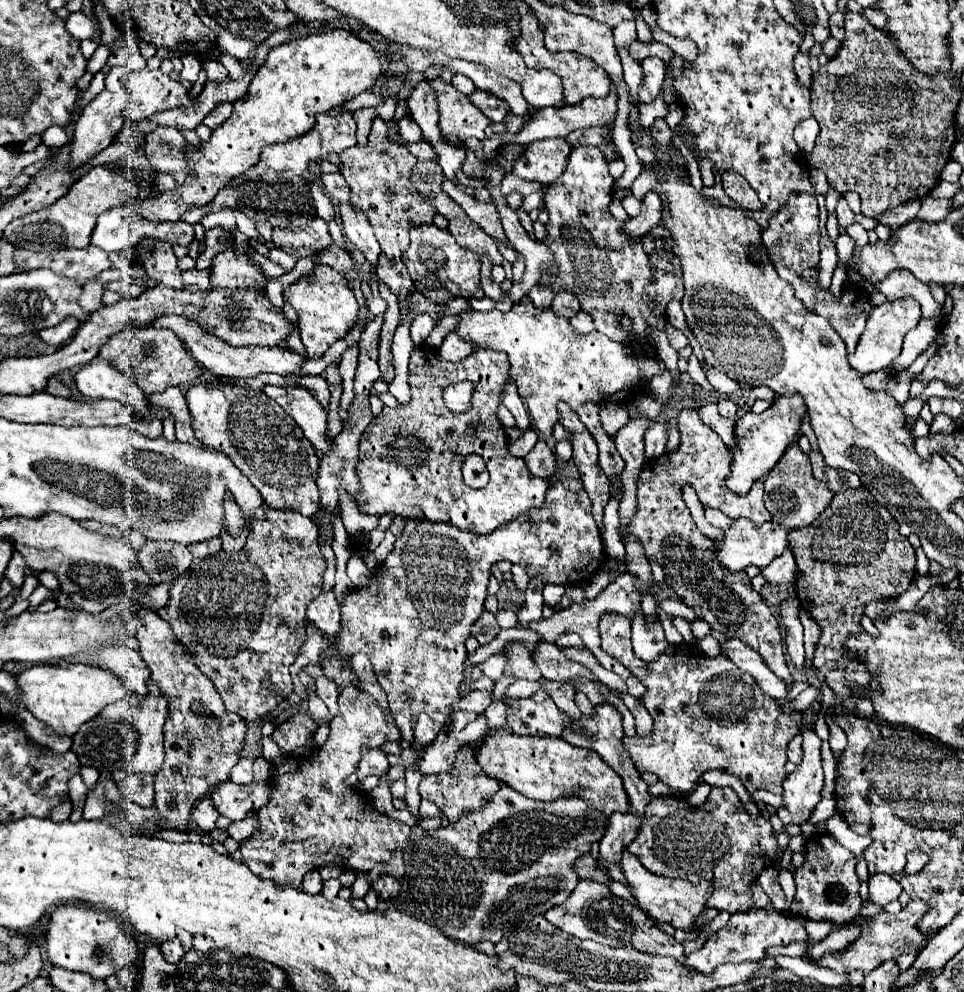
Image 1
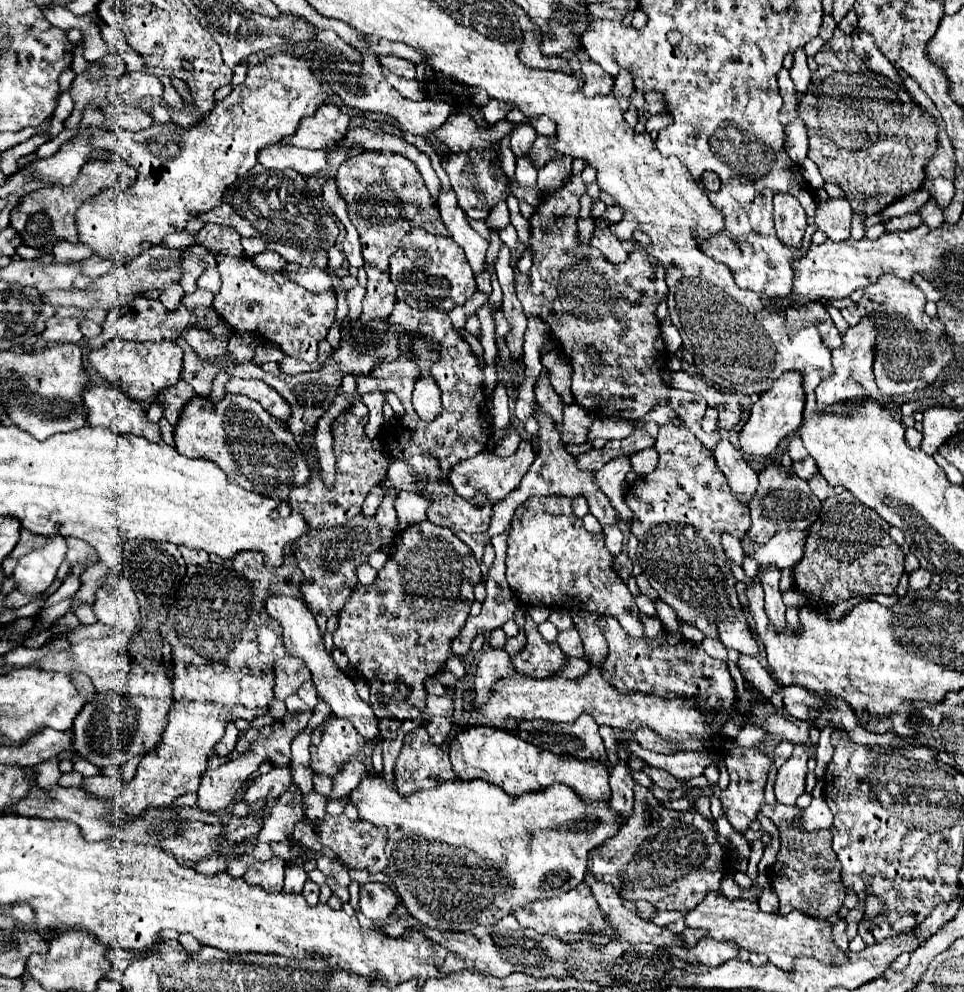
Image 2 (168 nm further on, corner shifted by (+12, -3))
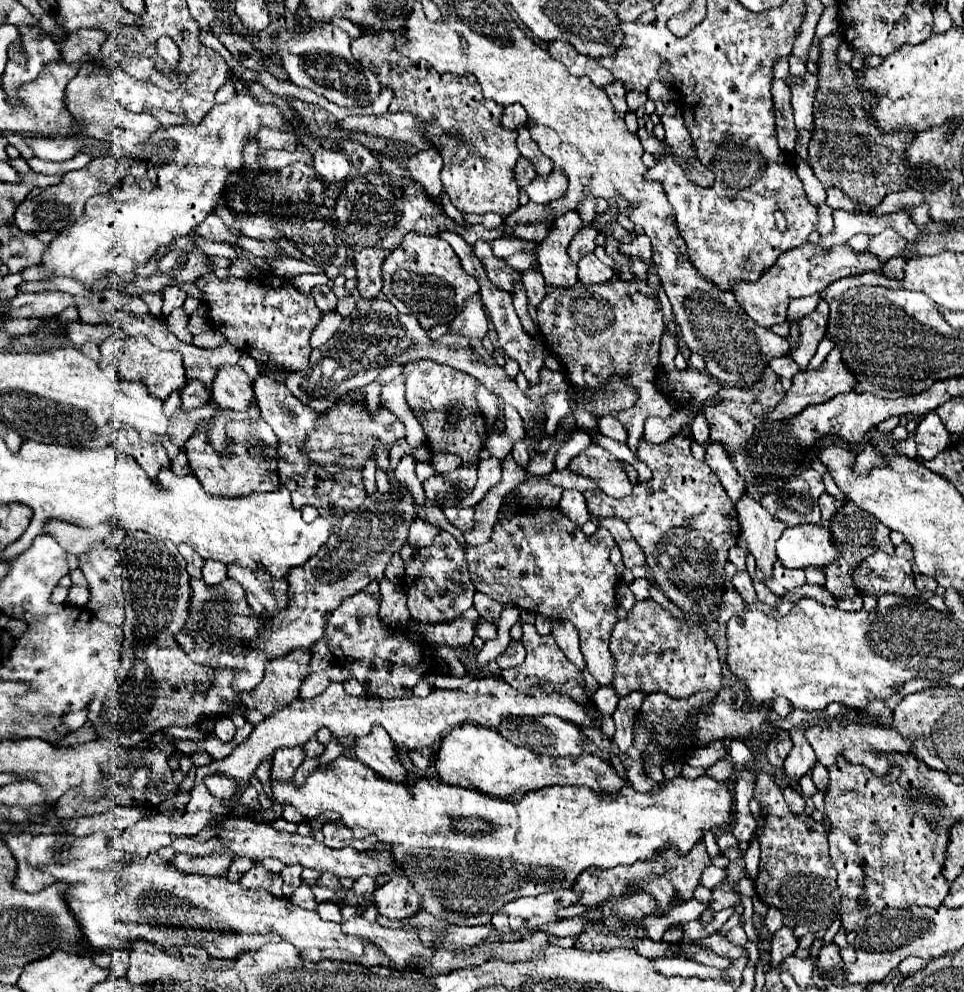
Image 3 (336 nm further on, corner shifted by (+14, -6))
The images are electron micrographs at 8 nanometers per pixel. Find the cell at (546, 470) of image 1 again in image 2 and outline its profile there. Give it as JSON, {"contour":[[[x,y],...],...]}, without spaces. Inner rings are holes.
{"contour":[[[520,440],[518,450],[512,456],[508,456],[508,458],[498,458],[492,452],[480,452],[478,456],[474,456],[474,458],[470,458],[466,462],[456,464],[450,470],[450,482],[452,482],[454,490],[456,490],[456,494],[458,496],[464,496],[466,500],[472,500],[476,492],[482,492],[484,490],[486,500],[490,504],[496,504],[502,498],[506,498],[506,494],[510,494],[512,490],[516,490],[520,486],[520,480],[524,478],[526,470],[534,462],[534,458],[536,458],[536,454],[532,450],[530,440]]]}

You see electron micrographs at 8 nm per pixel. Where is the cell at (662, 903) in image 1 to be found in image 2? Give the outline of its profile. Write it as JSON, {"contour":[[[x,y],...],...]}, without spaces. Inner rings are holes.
{"contour":[[[710,892],[702,904],[686,914],[686,922],[690,928],[704,928],[708,936],[734,940],[740,948],[748,952],[764,952],[770,962],[782,970],[792,970],[794,958],[812,956],[822,962],[842,962],[842,950],[834,946],[830,940],[832,926],[822,918],[806,918],[806,914],[798,914],[798,910],[782,916],[778,912],[764,914],[756,902],[750,900],[728,900]]]}

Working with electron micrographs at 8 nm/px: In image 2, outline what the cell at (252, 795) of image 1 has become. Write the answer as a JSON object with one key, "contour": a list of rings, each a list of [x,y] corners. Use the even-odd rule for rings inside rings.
{"contour":[[[272,766],[268,774],[260,774],[250,782],[246,792],[242,794],[244,802],[256,802],[260,798],[280,798],[292,786],[290,766]]]}

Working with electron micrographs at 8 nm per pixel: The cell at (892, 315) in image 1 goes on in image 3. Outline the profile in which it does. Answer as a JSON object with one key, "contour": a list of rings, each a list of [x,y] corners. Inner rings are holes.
{"contour":[[[836,345],[828,357],[824,359],[824,363],[814,369],[814,371],[800,371],[792,377],[792,387],[784,393],[782,401],[774,407],[774,411],[768,413],[768,417],[764,417],[766,421],[784,421],[784,419],[792,419],[794,415],[802,413],[806,409],[806,405],[818,405],[818,403],[826,403],[828,399],[836,397],[838,393],[852,393],[856,387],[856,375],[852,371],[846,369],[844,359],[842,359],[842,349],[840,345]]]}

